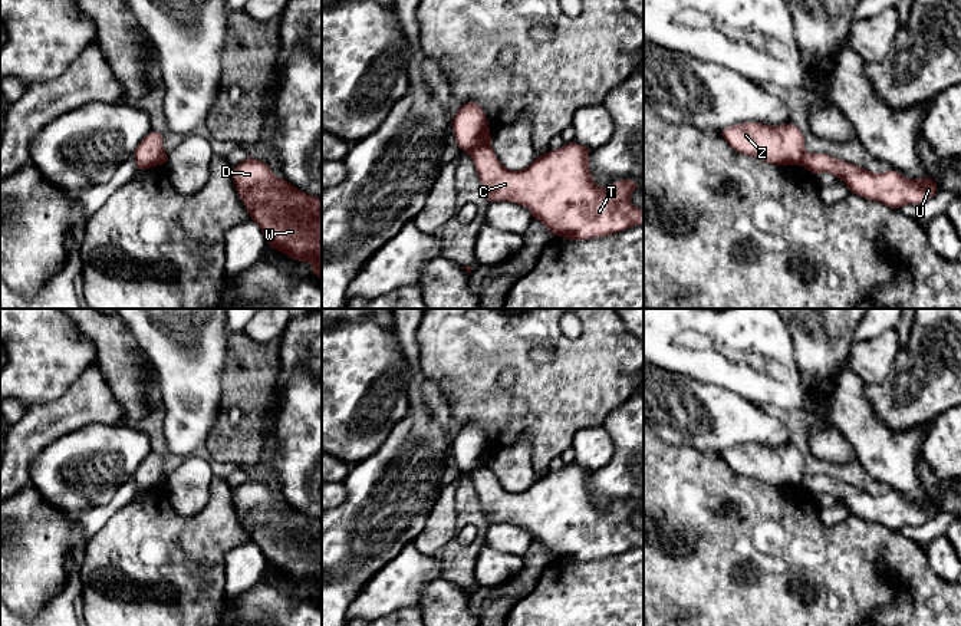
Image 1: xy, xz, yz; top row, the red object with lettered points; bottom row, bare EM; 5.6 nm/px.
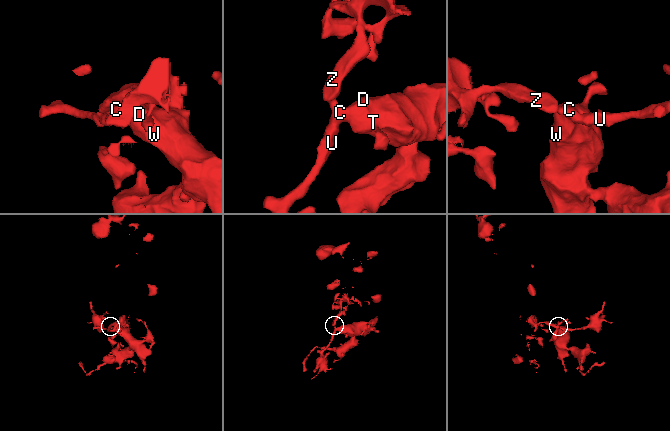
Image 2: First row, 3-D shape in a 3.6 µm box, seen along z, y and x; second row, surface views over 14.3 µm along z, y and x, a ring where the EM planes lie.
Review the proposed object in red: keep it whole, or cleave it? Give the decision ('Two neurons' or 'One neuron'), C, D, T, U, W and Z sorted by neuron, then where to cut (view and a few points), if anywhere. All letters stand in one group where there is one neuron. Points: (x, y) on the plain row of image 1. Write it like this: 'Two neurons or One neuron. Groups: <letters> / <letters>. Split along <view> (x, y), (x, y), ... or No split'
Two neurons. Groups: C D T U W / Z. Split along xz (489, 464), (470, 474)

